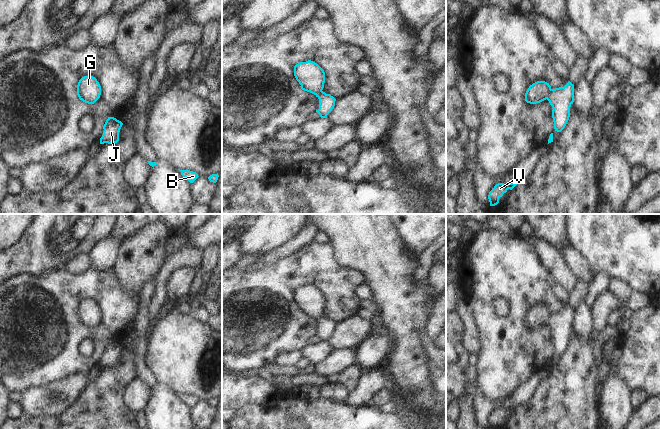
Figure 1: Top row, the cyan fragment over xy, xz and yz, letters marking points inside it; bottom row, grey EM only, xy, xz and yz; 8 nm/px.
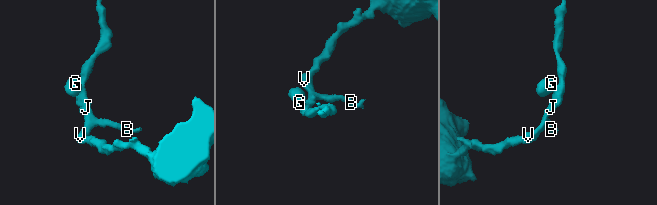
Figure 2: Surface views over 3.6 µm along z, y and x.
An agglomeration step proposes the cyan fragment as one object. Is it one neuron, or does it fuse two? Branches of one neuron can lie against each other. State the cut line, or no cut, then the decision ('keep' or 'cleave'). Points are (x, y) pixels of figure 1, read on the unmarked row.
no cut; keep

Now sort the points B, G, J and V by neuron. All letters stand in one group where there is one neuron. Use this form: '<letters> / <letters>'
B G J V

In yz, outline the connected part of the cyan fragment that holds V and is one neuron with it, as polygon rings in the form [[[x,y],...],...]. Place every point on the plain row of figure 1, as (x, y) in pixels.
[[[518,406],[508,408],[504,407],[496,408],[488,419],[490,429],[497,429],[499,427],[499,422],[502,421],[503,418],[506,417],[508,413],[512,414],[517,408]]]

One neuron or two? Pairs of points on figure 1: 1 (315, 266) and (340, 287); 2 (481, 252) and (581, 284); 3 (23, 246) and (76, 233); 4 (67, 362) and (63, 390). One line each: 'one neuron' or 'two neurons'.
1: one neuron
2: two neurons
3: one neuron
4: two neurons

